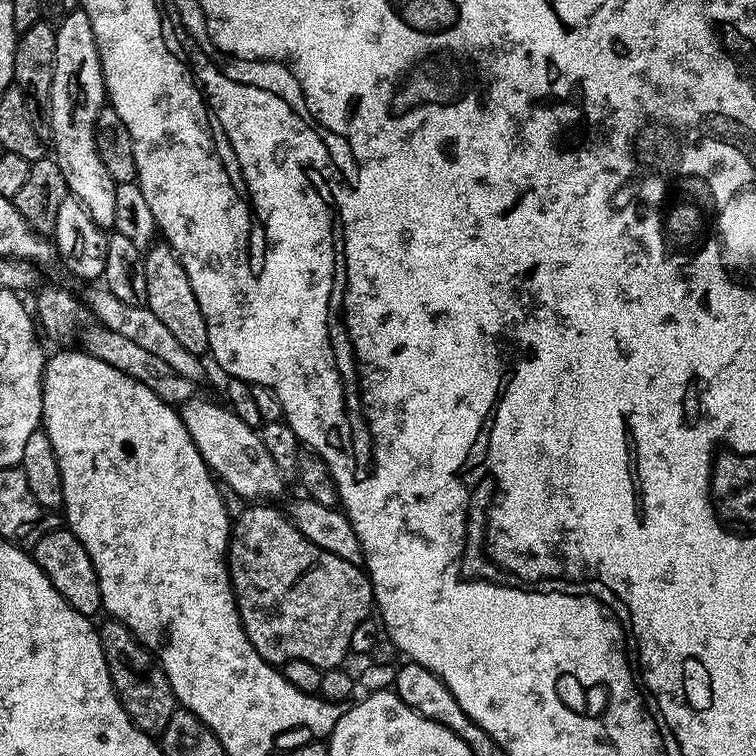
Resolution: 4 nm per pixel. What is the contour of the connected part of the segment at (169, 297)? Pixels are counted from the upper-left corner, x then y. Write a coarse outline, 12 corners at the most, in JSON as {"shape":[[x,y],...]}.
{"shape":[[176,249],[144,252],[147,308],[198,357],[206,318]]}

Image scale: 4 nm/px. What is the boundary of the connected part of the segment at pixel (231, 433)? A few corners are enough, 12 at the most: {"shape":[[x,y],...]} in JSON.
{"shape":[[193,398],[180,423],[205,469],[245,501],[282,495],[259,431]]}

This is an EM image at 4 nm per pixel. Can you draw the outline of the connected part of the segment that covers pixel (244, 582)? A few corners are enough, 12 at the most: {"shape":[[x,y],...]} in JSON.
{"shape":[[248,506],[228,577],[253,651],[341,667],[374,608],[361,565]]}

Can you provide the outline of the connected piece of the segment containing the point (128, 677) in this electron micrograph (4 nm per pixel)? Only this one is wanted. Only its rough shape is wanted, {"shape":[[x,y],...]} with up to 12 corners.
{"shape":[[122,621],[98,631],[116,696],[159,737],[178,707],[164,668]]}

